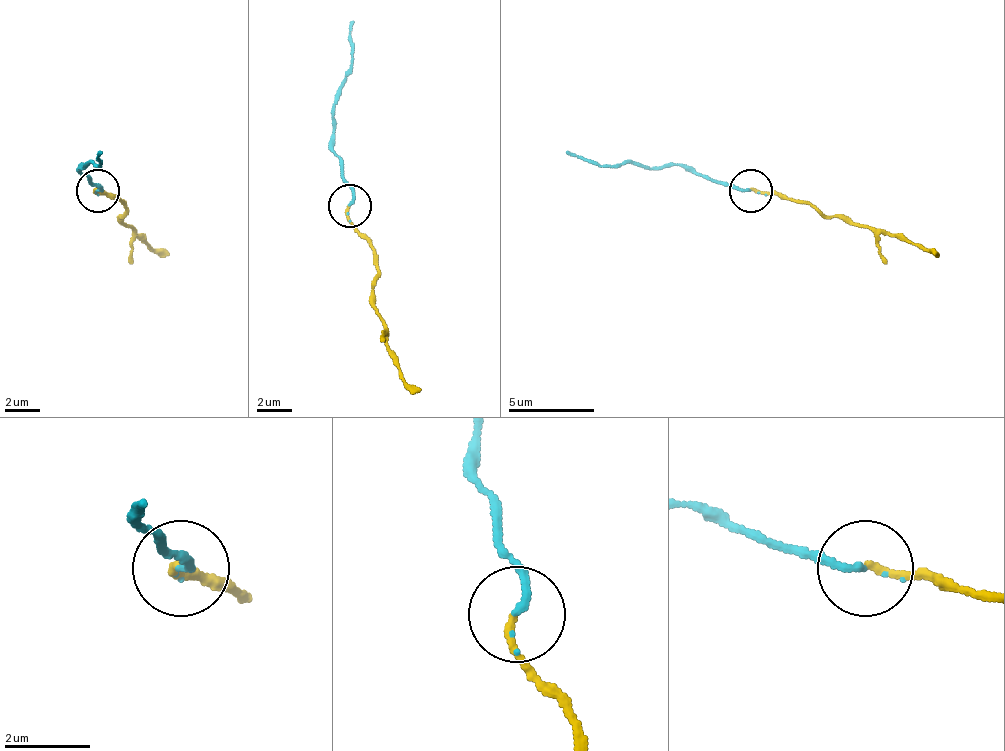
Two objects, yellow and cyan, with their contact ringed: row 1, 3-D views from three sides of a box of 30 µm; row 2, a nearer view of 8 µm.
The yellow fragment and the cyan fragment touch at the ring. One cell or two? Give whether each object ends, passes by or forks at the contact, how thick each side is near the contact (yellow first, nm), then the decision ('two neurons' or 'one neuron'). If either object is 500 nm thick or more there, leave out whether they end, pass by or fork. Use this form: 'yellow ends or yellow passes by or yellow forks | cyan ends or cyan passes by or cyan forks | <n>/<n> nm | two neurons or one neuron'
yellow ends | cyan ends | 170/170 nm | one neuron

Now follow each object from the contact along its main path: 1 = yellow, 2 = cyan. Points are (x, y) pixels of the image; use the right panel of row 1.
1: (749, 189), (784, 193), (853, 219), (875, 232), (892, 232), (935, 254)
2: (749, 189), (732, 189), (676, 163), (641, 167), (576, 159), (568, 150)

